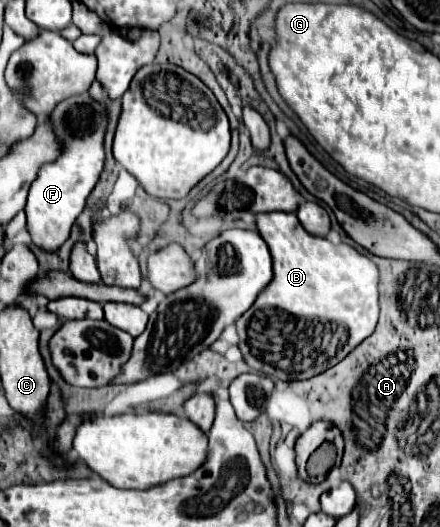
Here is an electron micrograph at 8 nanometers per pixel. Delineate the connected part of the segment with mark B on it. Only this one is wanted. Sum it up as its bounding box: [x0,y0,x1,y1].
[236,212,378,378]

